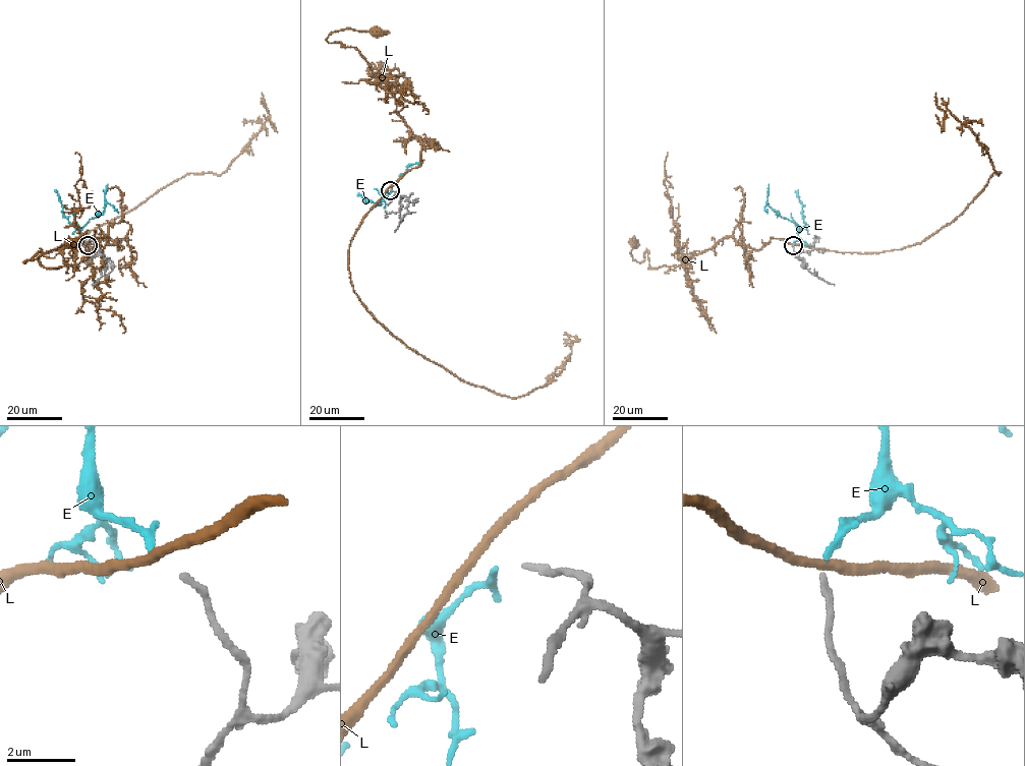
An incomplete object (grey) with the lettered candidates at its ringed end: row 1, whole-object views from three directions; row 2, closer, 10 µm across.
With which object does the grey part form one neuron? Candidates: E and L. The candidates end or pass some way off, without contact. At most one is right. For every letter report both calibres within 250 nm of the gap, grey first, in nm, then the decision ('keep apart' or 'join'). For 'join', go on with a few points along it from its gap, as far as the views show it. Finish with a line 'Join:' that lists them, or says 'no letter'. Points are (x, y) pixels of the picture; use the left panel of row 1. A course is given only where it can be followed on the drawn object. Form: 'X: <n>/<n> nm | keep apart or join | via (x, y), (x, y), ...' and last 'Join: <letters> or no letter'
E: 180/140 nm | join | via (86, 244), (80, 231), (91, 218), (103, 212), (107, 184)
L: 180/280 nm | keep apart
Join: E

